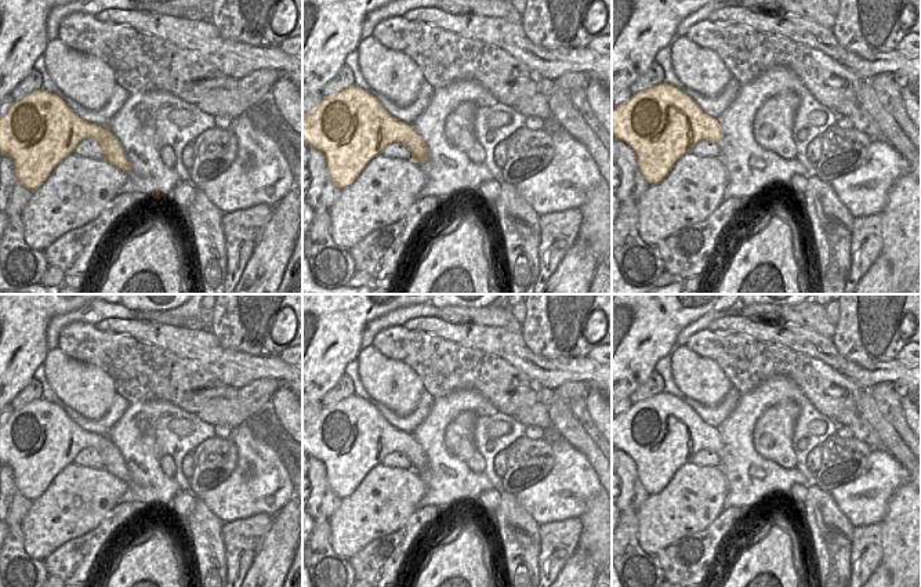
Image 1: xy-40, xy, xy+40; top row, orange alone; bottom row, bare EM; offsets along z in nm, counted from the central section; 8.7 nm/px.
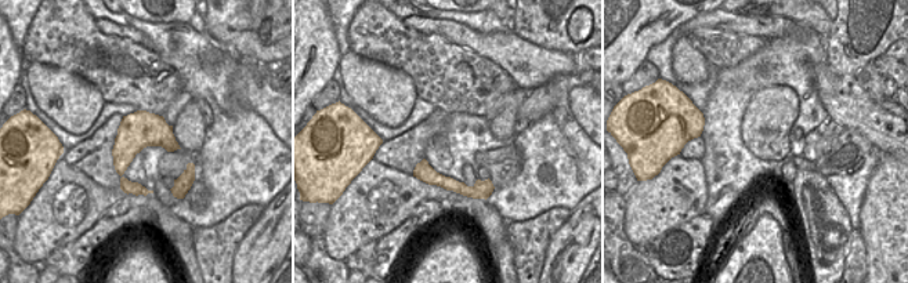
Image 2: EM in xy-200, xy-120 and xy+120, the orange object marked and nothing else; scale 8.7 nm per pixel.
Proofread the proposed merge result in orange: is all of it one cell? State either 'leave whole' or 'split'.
leave whole

